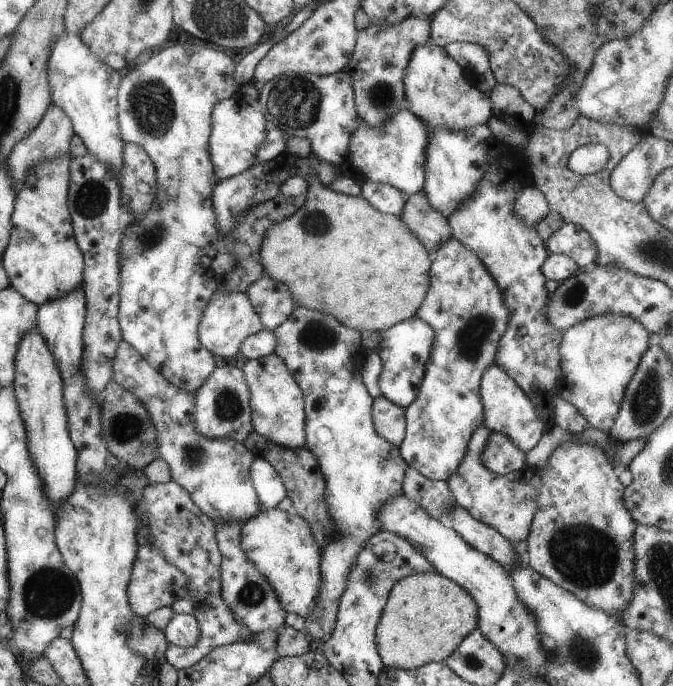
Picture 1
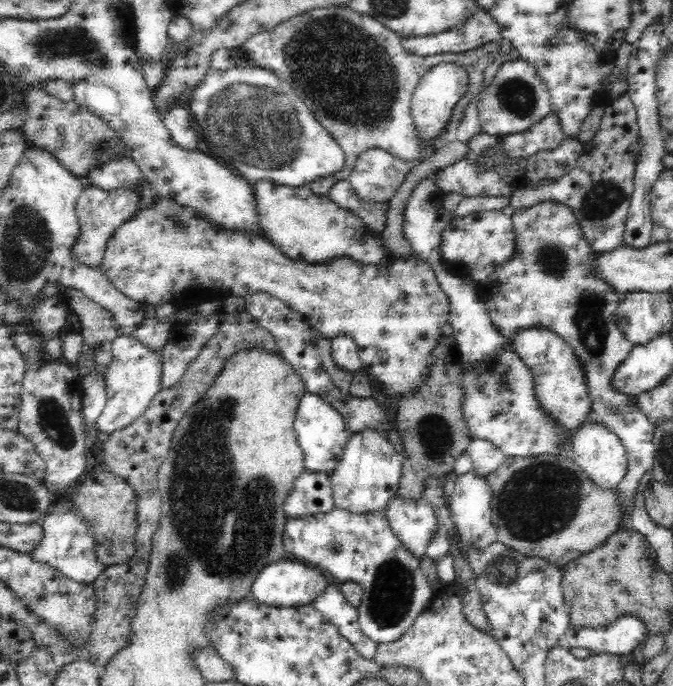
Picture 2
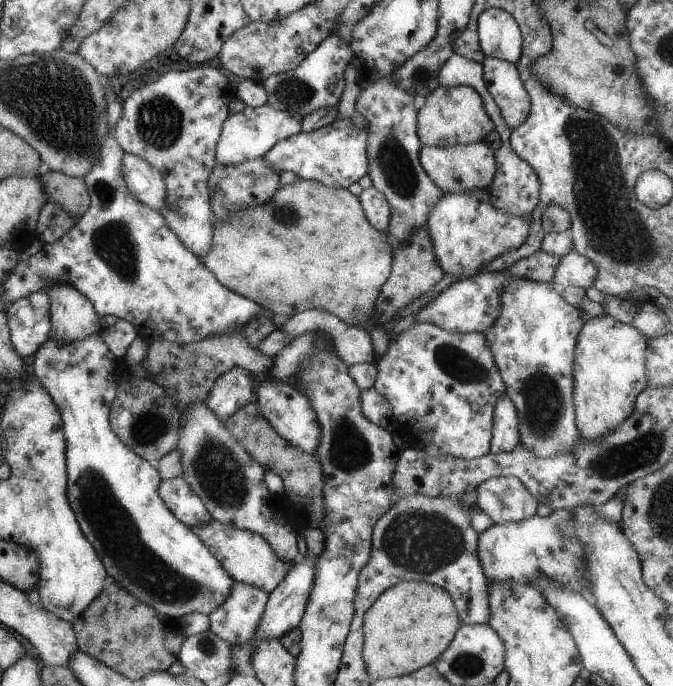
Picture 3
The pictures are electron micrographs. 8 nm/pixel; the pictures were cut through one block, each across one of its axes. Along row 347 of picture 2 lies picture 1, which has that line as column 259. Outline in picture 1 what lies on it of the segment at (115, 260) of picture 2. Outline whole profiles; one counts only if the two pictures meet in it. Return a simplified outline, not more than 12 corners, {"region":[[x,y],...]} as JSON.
{"region":[[271,352],[240,369],[252,431],[304,447],[303,394]]}

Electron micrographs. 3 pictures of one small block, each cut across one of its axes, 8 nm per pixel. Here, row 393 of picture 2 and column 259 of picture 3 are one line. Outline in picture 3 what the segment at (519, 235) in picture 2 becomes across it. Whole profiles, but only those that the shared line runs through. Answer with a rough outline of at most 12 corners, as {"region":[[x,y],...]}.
{"region":[[237,581],[209,616],[229,645],[255,634],[268,594]]}

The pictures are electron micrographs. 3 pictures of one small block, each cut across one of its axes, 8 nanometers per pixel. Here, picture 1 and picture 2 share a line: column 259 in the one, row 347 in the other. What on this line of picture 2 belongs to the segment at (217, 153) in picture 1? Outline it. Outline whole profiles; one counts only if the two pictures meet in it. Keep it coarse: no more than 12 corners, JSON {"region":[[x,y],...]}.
{"region":[[111,343],[102,438],[130,426],[159,391],[160,355]]}

